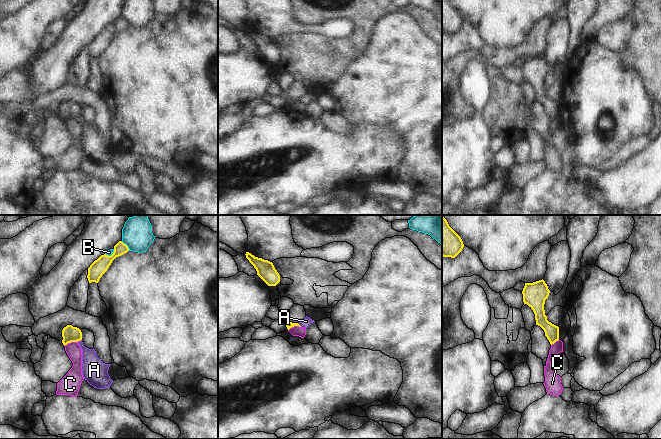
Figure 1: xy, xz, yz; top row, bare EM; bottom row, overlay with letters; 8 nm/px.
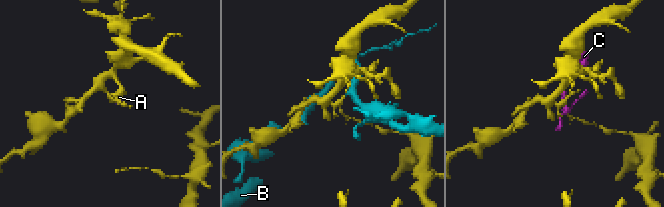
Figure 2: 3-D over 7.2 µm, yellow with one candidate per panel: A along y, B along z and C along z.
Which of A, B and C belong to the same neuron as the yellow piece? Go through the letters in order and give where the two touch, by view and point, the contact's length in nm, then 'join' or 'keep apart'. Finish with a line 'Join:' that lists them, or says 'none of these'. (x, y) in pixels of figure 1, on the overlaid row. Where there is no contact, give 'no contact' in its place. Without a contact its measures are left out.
A: xz (298, 324) | 50 nm | join
B: xy (126, 245) | 100 nm | keep apart
C: xy (72, 341) | 140 nm | keep apart
Join: A

